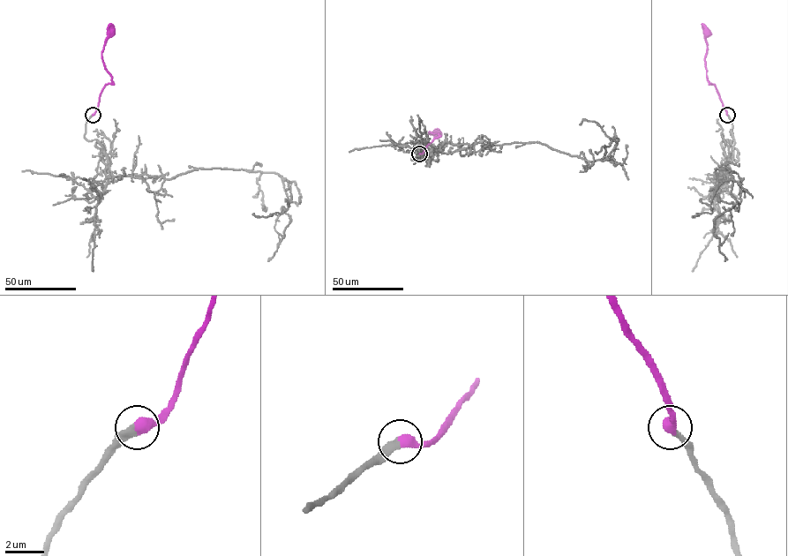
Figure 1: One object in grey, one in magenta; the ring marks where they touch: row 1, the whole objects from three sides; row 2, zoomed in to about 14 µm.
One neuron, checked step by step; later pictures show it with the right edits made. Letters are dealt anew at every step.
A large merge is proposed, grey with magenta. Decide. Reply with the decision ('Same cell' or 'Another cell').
Same cell

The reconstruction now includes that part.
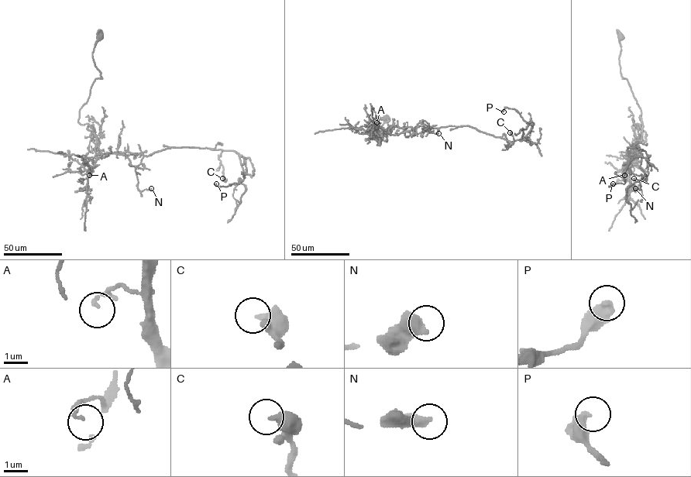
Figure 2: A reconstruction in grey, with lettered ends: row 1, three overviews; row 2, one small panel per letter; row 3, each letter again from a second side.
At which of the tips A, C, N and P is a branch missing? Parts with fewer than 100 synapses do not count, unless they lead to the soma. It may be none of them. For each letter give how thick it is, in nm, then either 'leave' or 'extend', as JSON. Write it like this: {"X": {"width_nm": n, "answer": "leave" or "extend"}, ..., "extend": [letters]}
{"A": {"width_nm": 120, "answer": "leave"}, "C": {"width_nm": 420, "answer": "leave"}, "N": {"width_nm": 550, "answer": "leave"}, "P": {"width_nm": 440, "answer": "leave"}, "extend": []}

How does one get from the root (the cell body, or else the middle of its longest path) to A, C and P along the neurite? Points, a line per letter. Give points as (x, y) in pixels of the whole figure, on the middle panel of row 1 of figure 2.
A: (387, 120), (379, 118), (389, 121), (366, 140), (371, 138), (377, 131), (385, 133), (376, 122)
C: (387, 120), (379, 118), (389, 121), (365, 139), (377, 131), (469, 125), (510, 146), (510, 132)
P: (387, 120), (365, 139), (377, 131), (465, 125), (527, 139), (534, 124), (503, 111)

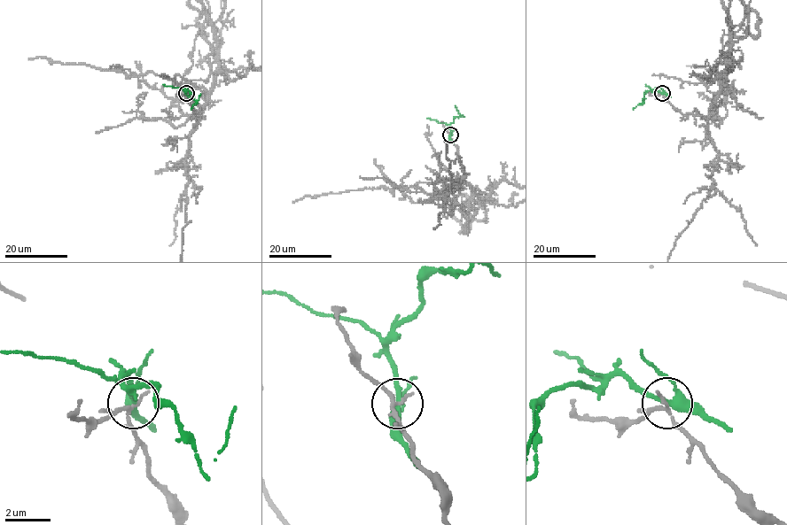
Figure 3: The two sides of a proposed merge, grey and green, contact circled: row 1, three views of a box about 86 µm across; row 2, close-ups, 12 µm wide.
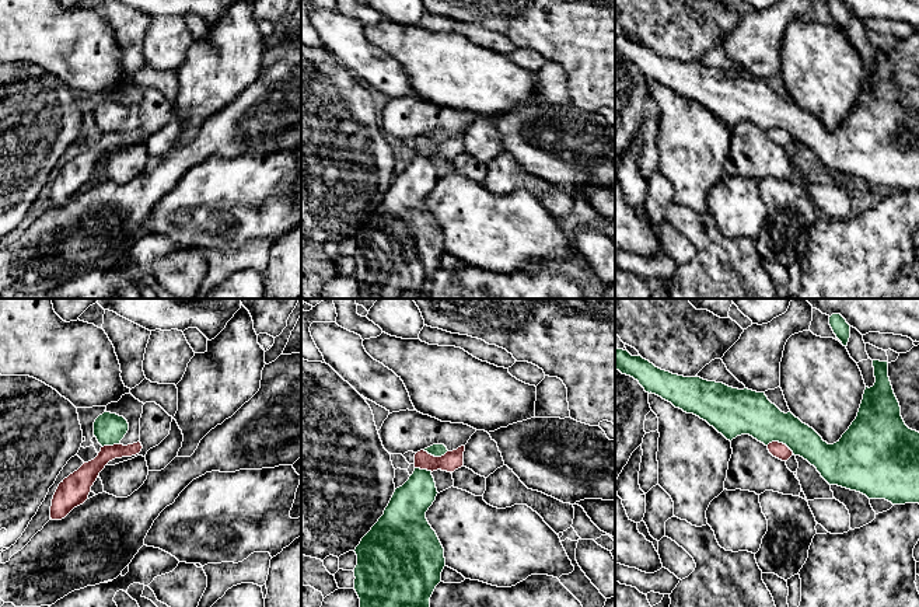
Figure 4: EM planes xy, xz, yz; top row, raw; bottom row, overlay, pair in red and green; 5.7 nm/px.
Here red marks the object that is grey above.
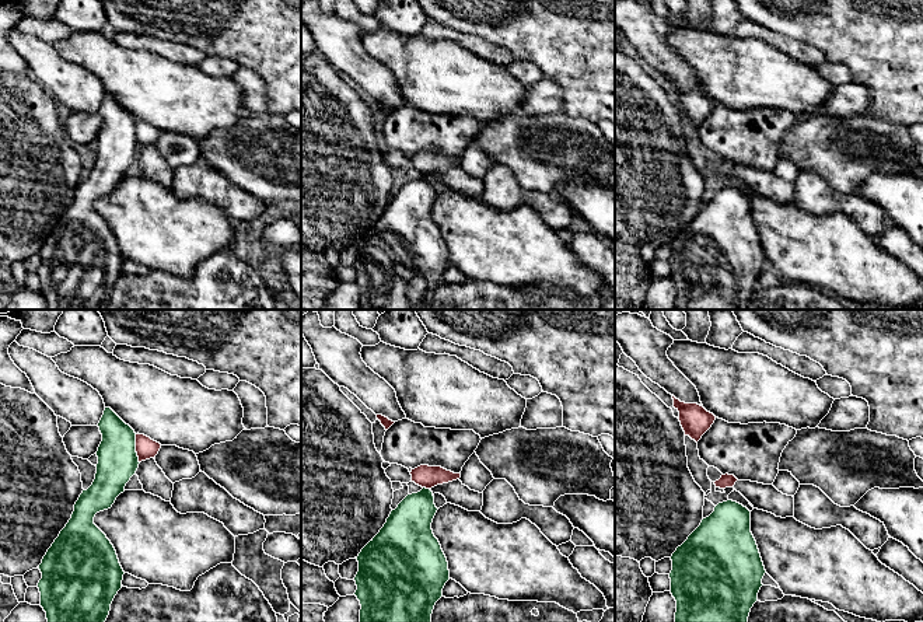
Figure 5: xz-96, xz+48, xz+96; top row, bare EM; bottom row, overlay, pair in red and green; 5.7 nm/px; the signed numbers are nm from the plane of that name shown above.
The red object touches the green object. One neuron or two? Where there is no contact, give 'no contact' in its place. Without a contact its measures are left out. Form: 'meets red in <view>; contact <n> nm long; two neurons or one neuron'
meets red in yz; contact 180 nm long; two neurons

